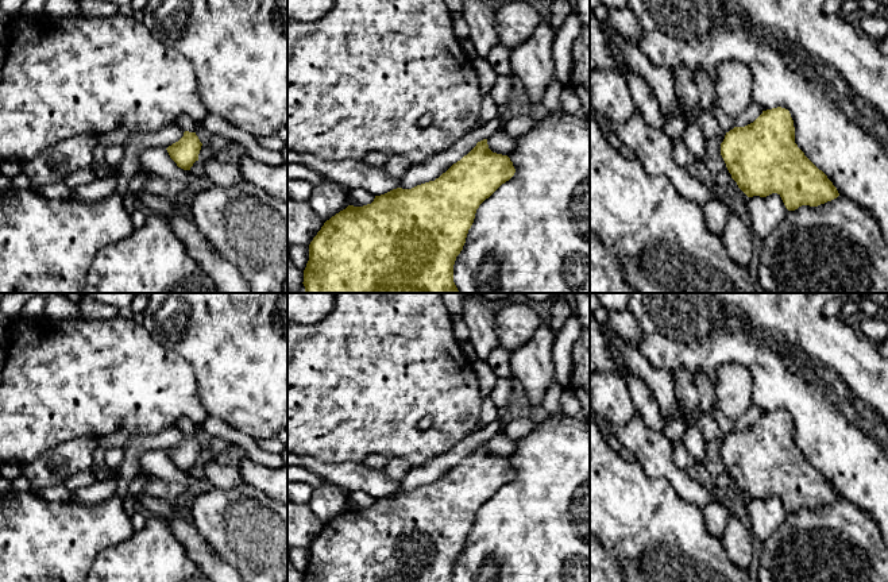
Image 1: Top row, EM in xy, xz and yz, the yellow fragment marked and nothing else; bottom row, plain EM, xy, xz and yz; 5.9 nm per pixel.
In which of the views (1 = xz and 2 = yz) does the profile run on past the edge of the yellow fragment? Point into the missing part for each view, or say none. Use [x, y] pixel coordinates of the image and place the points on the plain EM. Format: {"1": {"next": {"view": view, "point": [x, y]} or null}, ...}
{"1": {"next": null}, "2": {"next": null}}

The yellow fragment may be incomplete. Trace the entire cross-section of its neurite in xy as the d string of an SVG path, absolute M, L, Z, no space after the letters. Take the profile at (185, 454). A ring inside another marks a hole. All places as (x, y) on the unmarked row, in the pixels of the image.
M185 433L184 439L166 452L178 470L190 473L193 466L198 463L201 448L202 446L200 444L196 435Z

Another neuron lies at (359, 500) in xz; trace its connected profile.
M354 492L354 493L351 493L350 508L363 509L367 506L371 506L374 504L374 501L375 501L375 498L364 492Z

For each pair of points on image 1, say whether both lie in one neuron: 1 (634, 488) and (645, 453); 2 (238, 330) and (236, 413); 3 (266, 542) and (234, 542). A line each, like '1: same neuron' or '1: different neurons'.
1: different neurons
2: same neuron
3: same neuron

